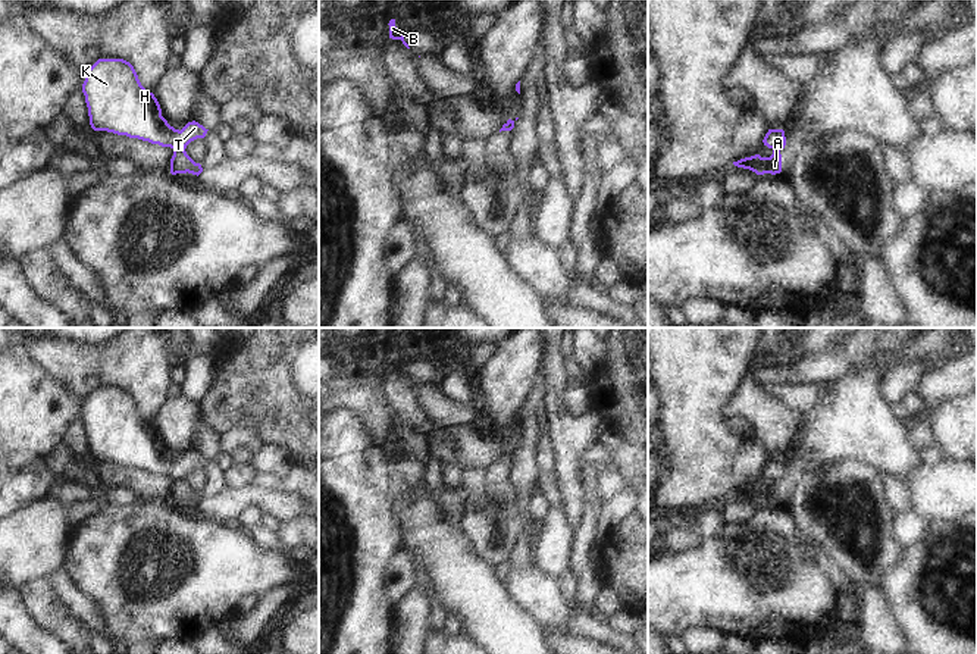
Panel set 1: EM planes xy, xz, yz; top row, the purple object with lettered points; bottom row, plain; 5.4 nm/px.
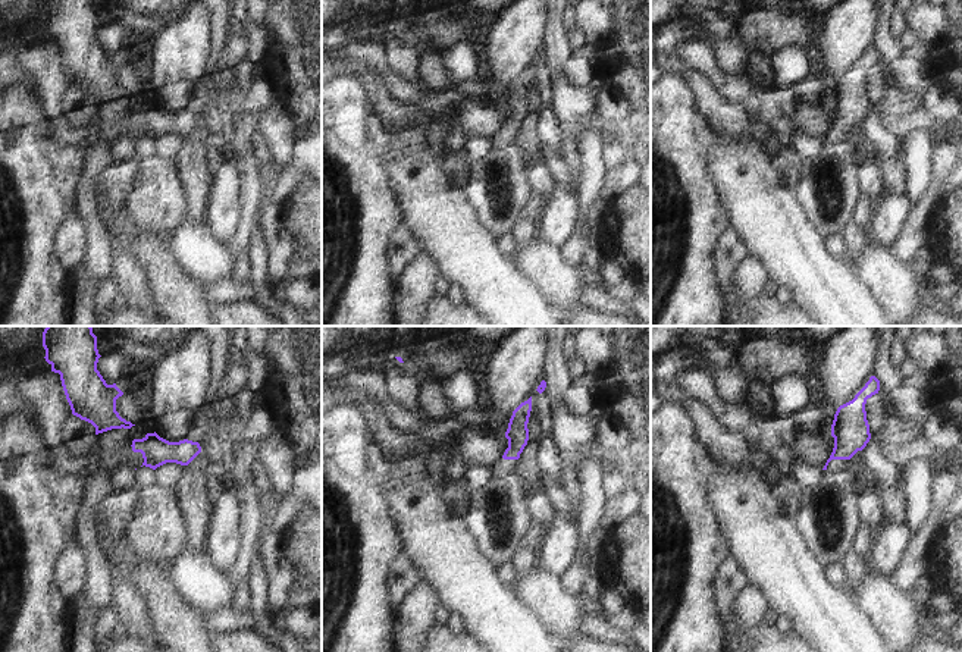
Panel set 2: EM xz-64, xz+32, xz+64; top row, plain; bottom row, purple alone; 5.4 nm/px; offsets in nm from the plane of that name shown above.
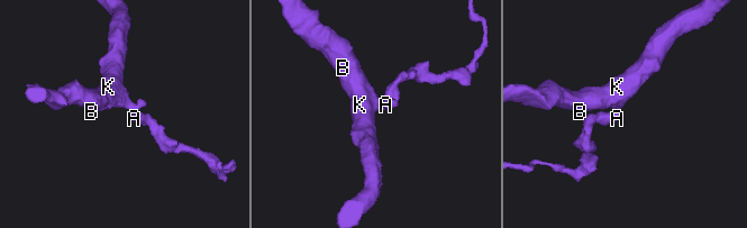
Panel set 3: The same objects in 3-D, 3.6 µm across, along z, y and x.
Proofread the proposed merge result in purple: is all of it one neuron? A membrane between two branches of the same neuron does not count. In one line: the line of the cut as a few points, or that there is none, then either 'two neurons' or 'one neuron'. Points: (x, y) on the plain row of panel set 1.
cut in xy along (174, 478), (184, 479); two neurons

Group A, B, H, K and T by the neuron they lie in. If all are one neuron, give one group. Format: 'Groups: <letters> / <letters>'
Groups: A / B H K T

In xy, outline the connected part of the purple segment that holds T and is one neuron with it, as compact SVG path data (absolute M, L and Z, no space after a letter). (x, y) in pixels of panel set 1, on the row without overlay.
M98 388L85 400L82 422L94 460L126 464L173 479L185 479L209 460L195 450L181 460L170 456L162 445L154 423L141 414L134 395L123 388Z

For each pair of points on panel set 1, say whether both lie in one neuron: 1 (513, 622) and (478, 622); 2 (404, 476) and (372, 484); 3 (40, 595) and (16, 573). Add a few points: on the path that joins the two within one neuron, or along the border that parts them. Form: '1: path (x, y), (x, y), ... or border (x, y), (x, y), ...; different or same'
1: path (504, 622), (487, 622); same
2: path (397, 476), (379, 482); same
3: border (46, 578), (33, 578), (18, 588); different

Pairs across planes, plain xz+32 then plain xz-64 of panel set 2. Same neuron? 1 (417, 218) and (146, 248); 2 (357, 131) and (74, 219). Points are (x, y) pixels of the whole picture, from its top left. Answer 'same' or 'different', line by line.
1: same
2: different

